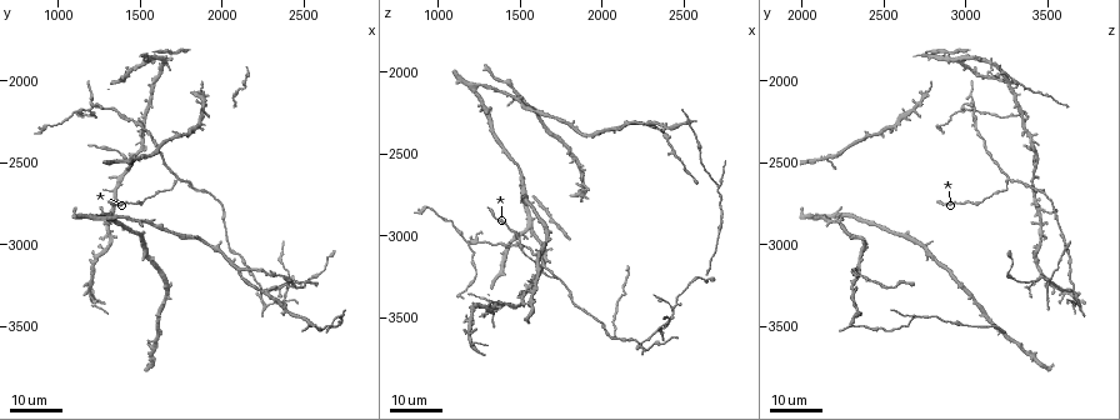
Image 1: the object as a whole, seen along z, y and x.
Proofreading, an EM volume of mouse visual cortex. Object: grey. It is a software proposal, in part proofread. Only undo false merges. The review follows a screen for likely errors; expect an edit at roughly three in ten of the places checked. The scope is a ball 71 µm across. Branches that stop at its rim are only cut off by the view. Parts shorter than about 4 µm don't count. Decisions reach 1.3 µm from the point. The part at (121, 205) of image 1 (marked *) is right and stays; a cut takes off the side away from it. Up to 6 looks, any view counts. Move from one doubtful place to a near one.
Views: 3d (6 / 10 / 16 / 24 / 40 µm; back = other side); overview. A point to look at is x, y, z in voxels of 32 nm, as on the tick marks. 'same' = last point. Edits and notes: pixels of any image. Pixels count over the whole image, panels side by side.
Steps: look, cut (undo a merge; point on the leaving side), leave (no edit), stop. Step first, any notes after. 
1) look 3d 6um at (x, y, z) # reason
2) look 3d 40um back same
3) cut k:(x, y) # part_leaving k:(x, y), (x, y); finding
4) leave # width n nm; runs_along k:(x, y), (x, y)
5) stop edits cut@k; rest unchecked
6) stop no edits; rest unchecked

look 3d 24um at (1740, 2580, 3280) # a fork

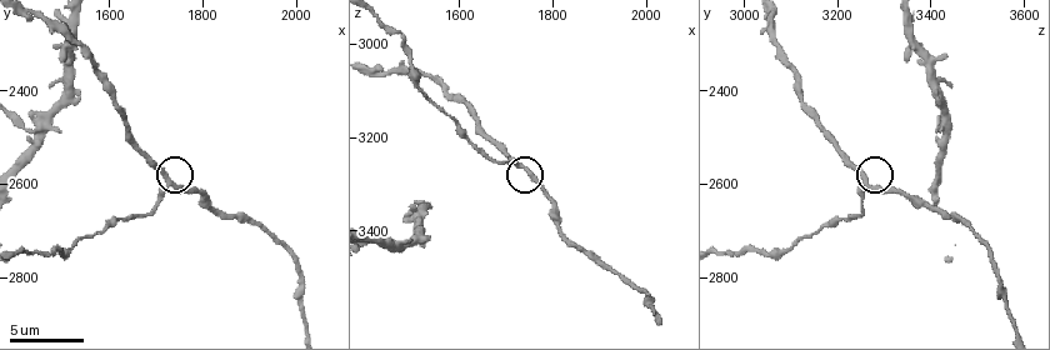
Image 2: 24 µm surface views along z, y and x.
look 3d 6um at (1730, 2595, 3260)

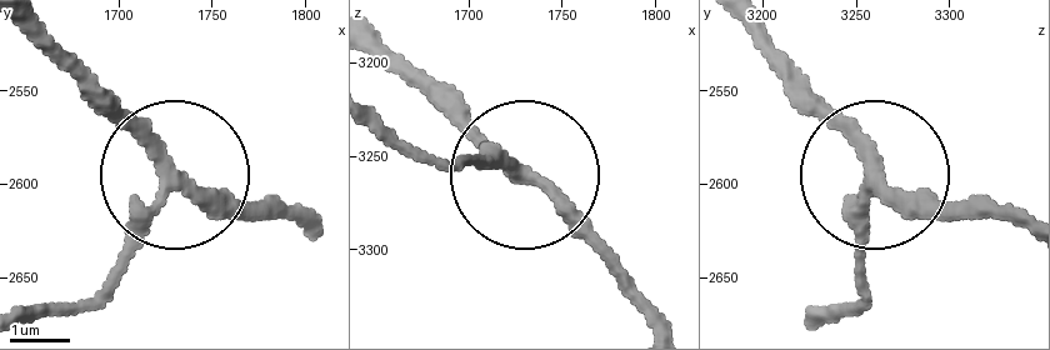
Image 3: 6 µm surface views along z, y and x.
leave # runs_along 3:(816, 319), (856, 299), (856, 199), (871, 174), (1000, 214); all the same neuron

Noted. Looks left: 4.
look 3d 10um at (1430, 2480, 3415) # thin neck

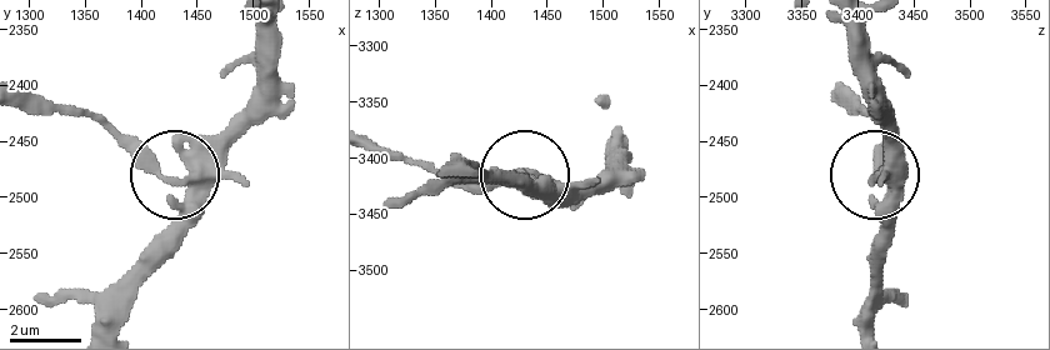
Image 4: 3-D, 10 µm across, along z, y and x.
cut 4:(150, 164) # part_leaving 4:(203, 175), (153, 169), (89, 118), (26, 111); a second neuron is stuck on

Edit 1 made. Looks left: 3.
look 3d 24um at (1180, 2160, 3040) # three-way junction

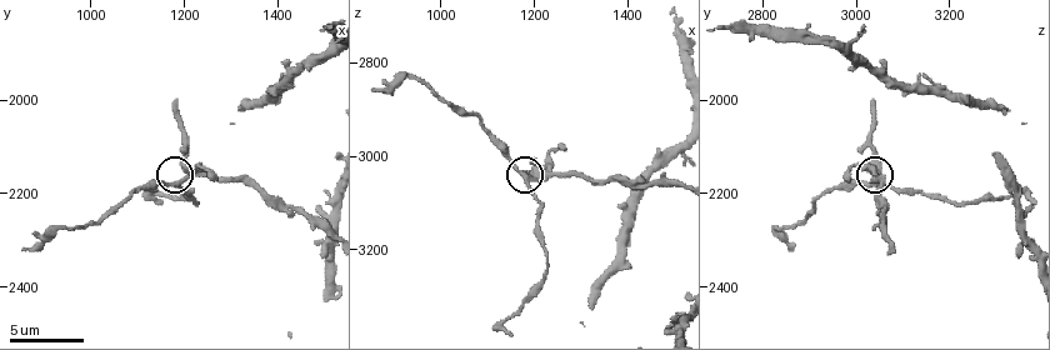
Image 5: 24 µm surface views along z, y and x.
look 3d 6um at (1185, 2175, 3055)

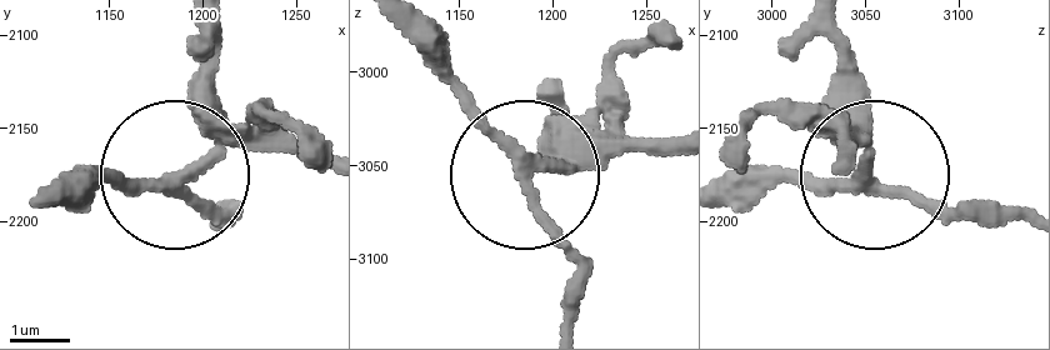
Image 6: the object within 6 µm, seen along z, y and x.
cut 6:(165, 195) # arms 3; part_leaving 6:(566, 165), (481, 120), (436, 31); two neurons meet here

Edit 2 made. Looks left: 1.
stop edits cut@4, cut@6; rest unchecked

